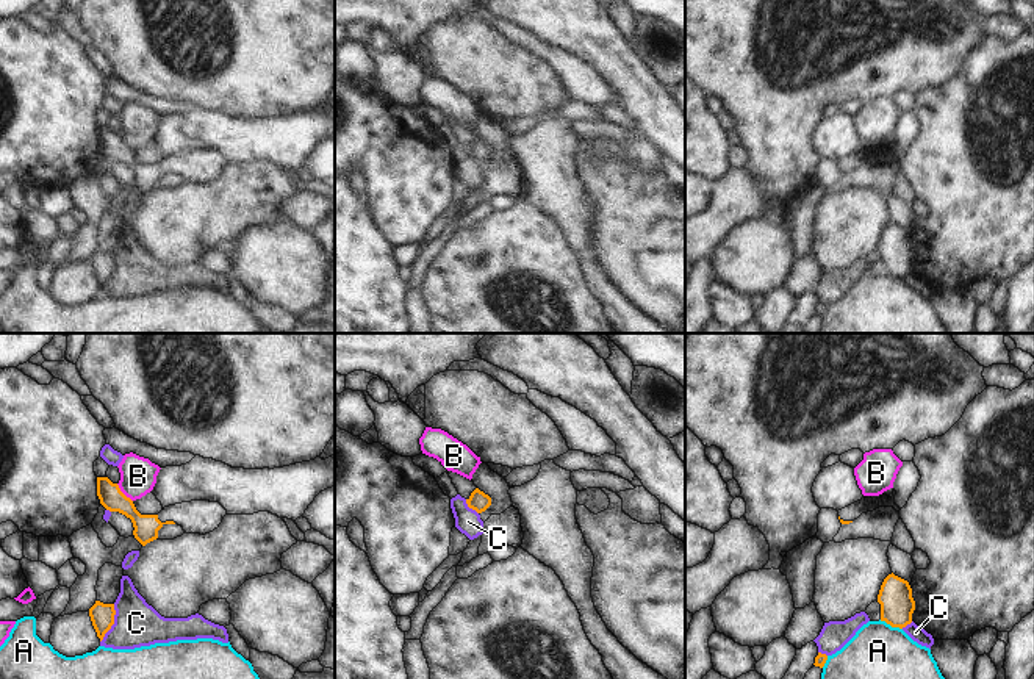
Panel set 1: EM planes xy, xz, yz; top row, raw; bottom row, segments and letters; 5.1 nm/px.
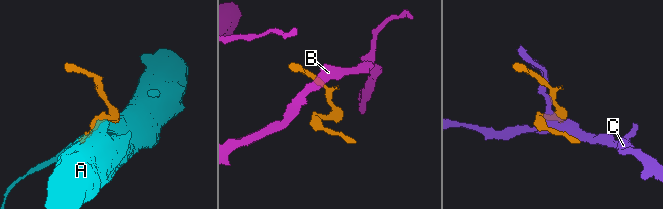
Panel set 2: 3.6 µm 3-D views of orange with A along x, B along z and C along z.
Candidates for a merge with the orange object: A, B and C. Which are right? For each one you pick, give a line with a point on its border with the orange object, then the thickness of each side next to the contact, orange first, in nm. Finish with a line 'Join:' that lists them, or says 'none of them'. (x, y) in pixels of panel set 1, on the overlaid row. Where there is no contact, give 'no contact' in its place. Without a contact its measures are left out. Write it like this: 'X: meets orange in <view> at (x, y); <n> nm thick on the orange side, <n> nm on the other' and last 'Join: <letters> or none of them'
Join: none of them

